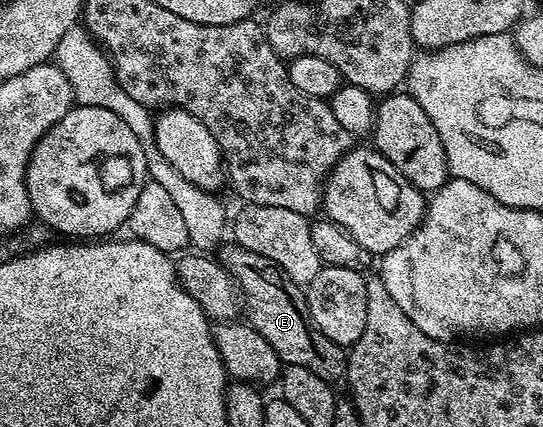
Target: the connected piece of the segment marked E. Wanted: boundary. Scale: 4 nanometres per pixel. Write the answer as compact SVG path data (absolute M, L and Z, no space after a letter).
M229 243L229 246L219 254L219 260L237 282L244 308L250 309L248 325L259 331L263 339L267 339L271 351L279 355L282 366L307 367L307 371L315 371L319 379L330 383L337 383L337 380L340 382L344 378L346 350L331 339L327 339L323 331L319 331L319 327L311 319L309 302L302 286L288 285L285 274L271 259L255 251L247 251L236 243Z

